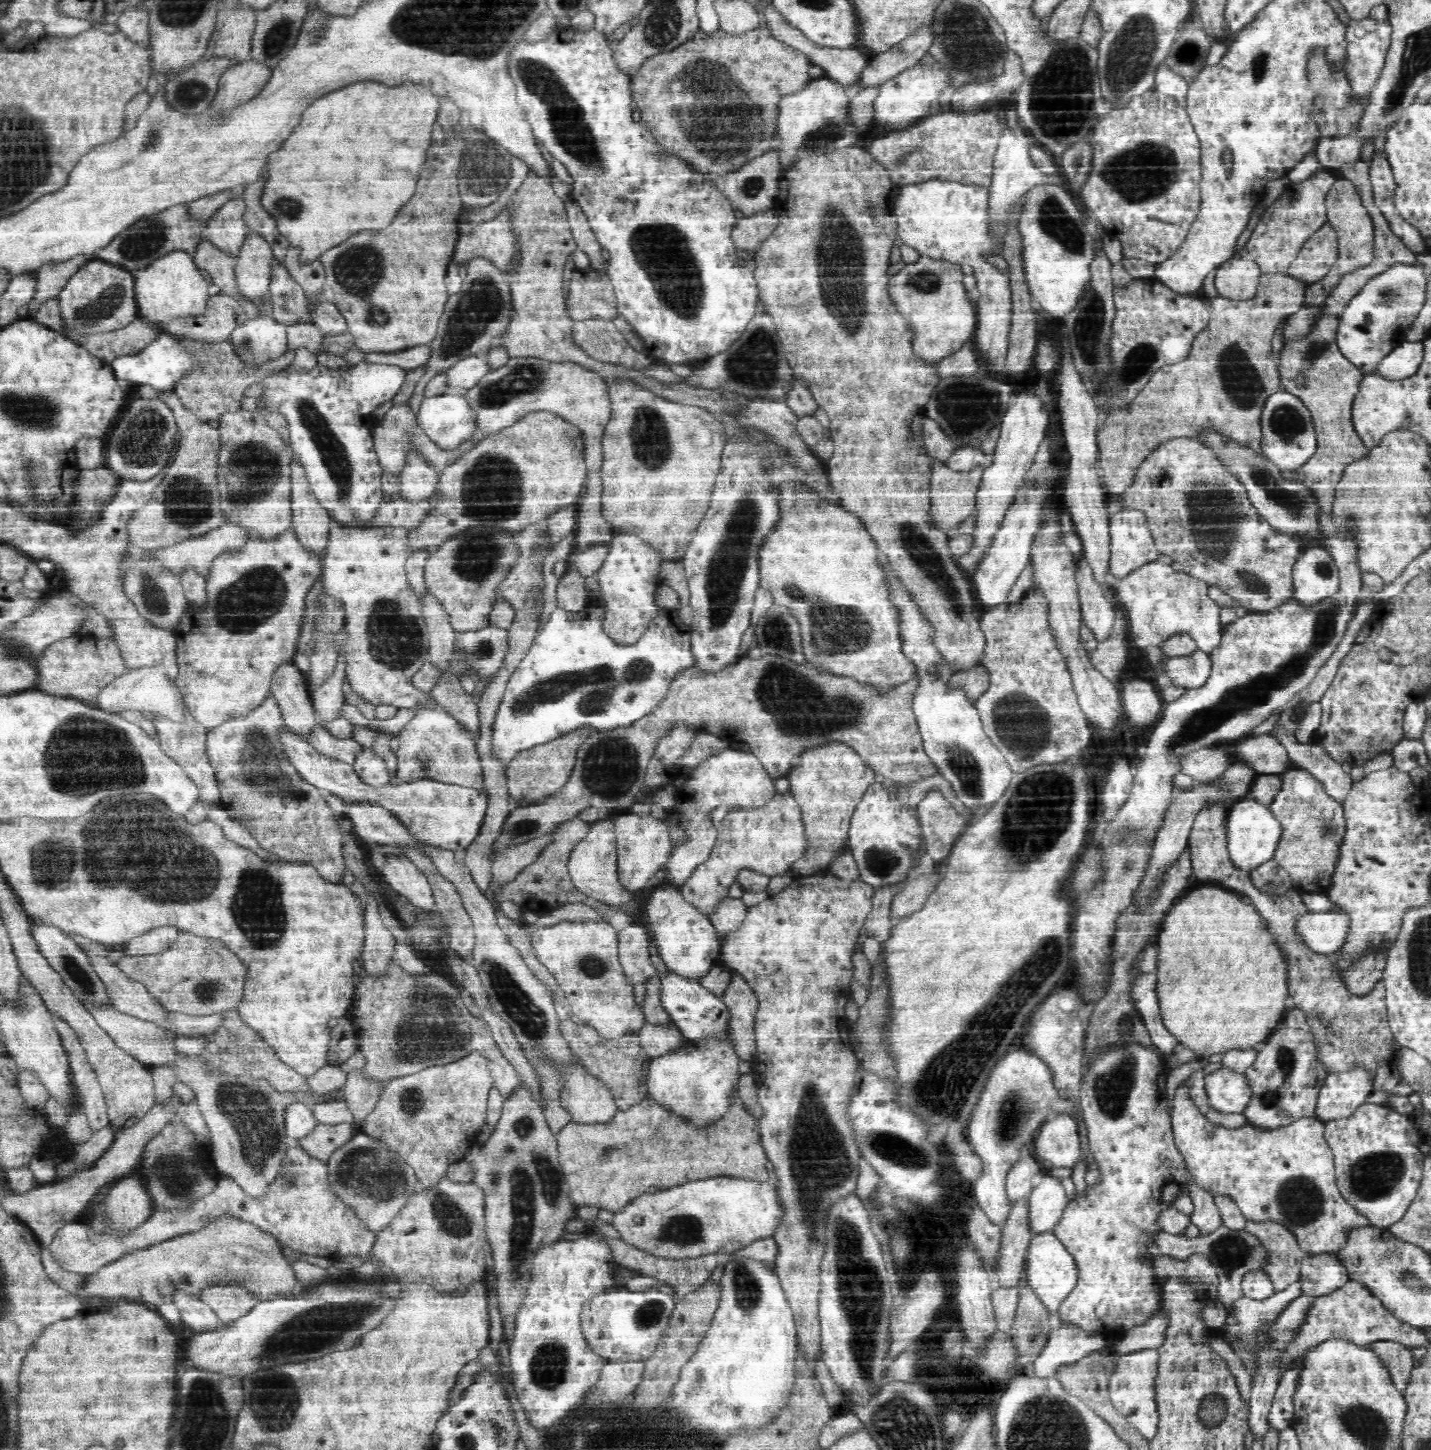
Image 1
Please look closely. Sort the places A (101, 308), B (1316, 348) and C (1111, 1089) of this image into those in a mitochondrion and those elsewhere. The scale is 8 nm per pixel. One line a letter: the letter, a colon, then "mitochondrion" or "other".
A: mitochondrion
B: mitochondrion
C: mitochondrion

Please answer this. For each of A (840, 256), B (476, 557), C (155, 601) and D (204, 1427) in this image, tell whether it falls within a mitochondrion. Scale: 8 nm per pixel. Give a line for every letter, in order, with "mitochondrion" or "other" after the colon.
A: mitochondrion
B: mitochondrion
C: mitochondrion
D: mitochondrion

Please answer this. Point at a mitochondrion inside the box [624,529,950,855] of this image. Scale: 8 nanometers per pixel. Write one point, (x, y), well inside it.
(800, 707)

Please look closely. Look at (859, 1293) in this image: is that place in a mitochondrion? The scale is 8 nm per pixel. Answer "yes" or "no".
yes

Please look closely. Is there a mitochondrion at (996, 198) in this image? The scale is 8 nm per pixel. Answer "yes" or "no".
no

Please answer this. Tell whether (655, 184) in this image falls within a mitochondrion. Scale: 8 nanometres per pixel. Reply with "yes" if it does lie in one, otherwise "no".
no

